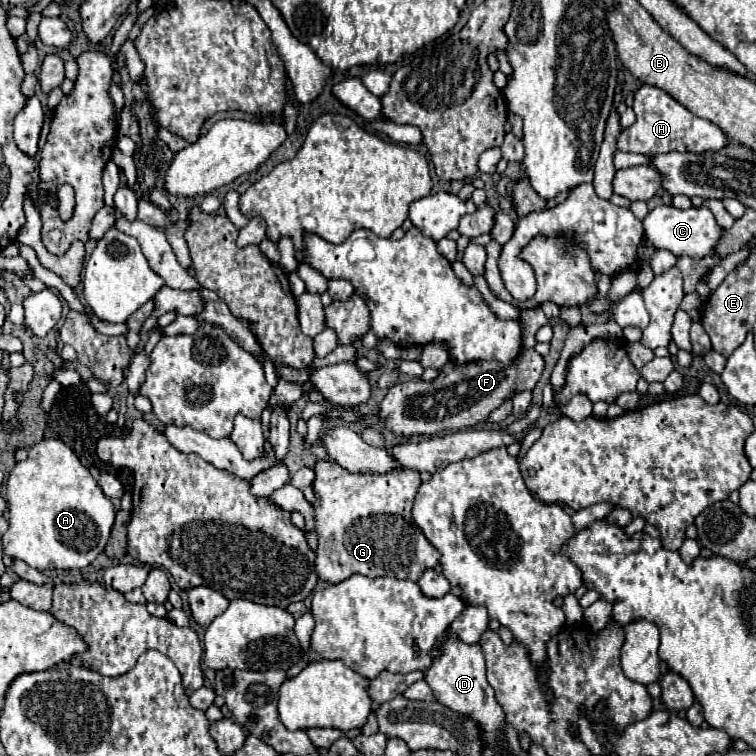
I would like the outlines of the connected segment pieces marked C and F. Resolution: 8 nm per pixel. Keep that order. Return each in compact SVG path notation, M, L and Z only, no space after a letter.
M667 204L657 206L645 216L643 226L645 226L647 240L655 248L669 250L675 256L687 254L687 256L693 256L693 258L703 258L703 256L711 254L713 246L717 244L717 240L723 232L723 228L717 226L713 212L709 208L695 208L695 206L691 206L689 210L677 210L677 208L667 206Z
M533 348L531 350L521 350L521 354L509 364L503 366L499 360L479 360L479 362L467 362L467 364L455 364L447 362L441 370L439 376L431 382L423 380L409 380L401 382L389 388L387 396L381 402L381 420L385 426L399 438L411 438L411 436L433 436L441 432L457 432L463 428L471 428L477 422L483 422L489 418L489 414L503 404L503 400L517 396L523 390L533 390L535 382L539 382L541 374L545 368L545 360L541 354L537 354Z

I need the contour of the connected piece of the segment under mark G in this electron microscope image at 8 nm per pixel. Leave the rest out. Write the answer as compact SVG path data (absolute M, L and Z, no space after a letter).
M317 462L313 494L315 502L311 504L315 510L315 531L318 546L315 551L315 571L321 580L337 584L347 580L351 574L363 576L395 576L395 578L411 578L419 580L423 570L435 568L439 562L439 552L427 542L419 526L411 522L411 508L417 488L421 484L419 474L411 470L393 470L389 474L351 474L343 470L335 462Z

